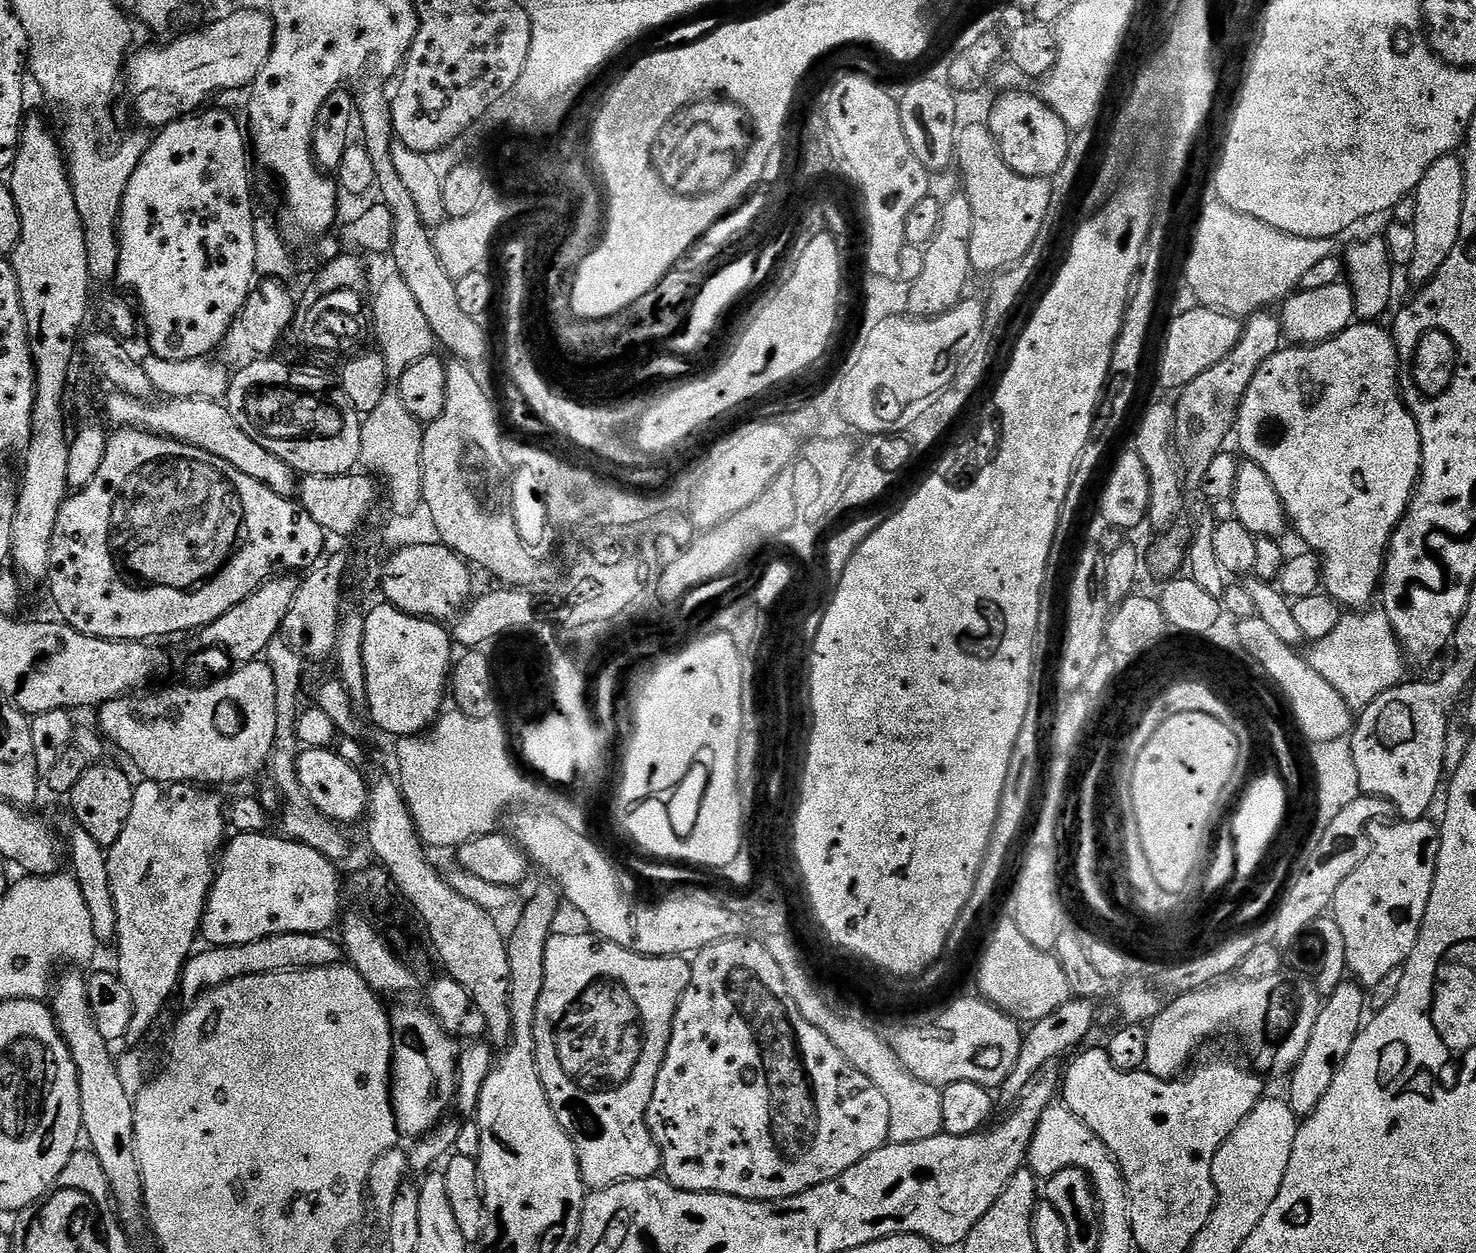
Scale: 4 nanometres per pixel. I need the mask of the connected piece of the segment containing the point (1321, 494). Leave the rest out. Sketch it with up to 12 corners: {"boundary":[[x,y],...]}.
{"boundary":[[1376,322],[1288,346],[1234,436],[1337,604],[1368,606],[1420,478]]}

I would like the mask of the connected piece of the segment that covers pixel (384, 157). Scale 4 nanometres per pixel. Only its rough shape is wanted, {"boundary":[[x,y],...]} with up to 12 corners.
{"boundary":[[389,93],[358,96],[358,128],[392,214],[390,257],[437,343],[479,369],[488,336],[394,168]]}

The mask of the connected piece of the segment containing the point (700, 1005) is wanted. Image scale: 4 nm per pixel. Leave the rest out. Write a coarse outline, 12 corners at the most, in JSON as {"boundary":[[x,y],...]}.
{"boundary":[[763,939],[691,957],[648,1129],[785,1200],[889,1143]]}

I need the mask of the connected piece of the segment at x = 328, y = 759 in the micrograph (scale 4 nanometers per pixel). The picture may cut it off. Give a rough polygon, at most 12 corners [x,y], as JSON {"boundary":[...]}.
{"boundary":[[304,748],[301,788],[337,825],[363,821],[366,776],[332,748]]}

